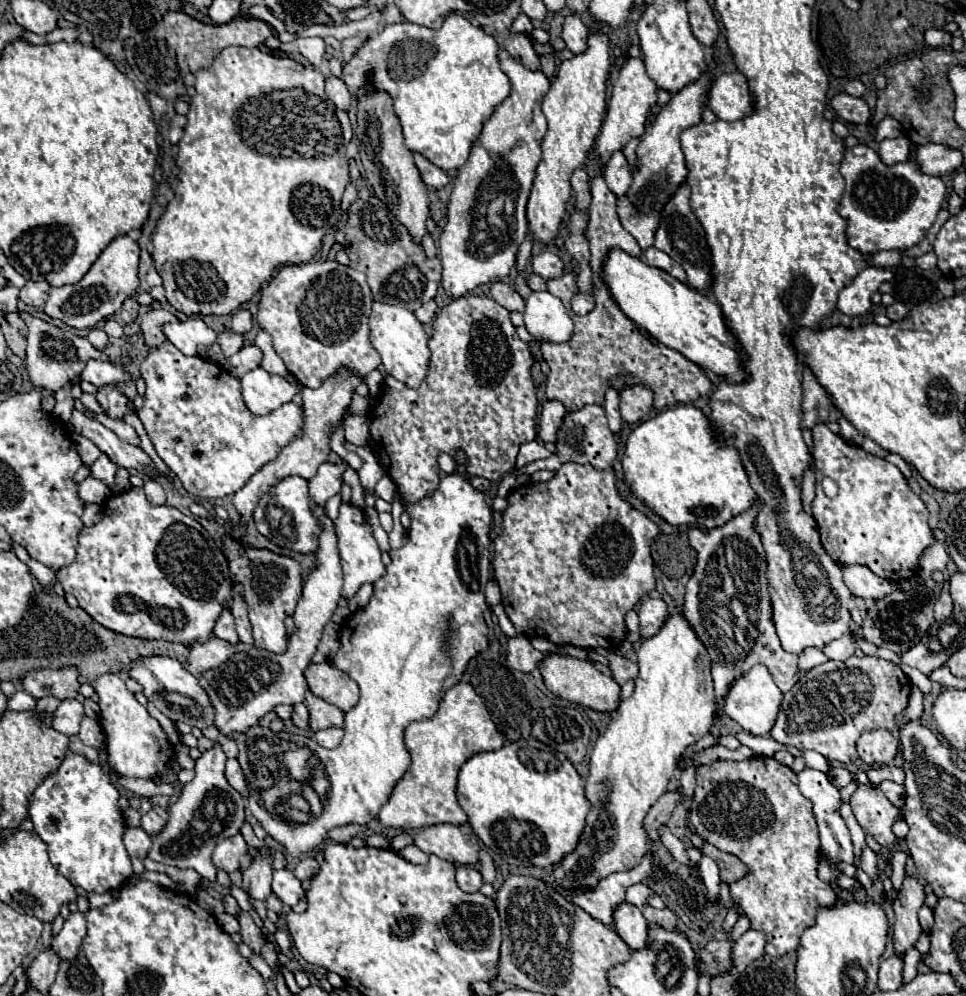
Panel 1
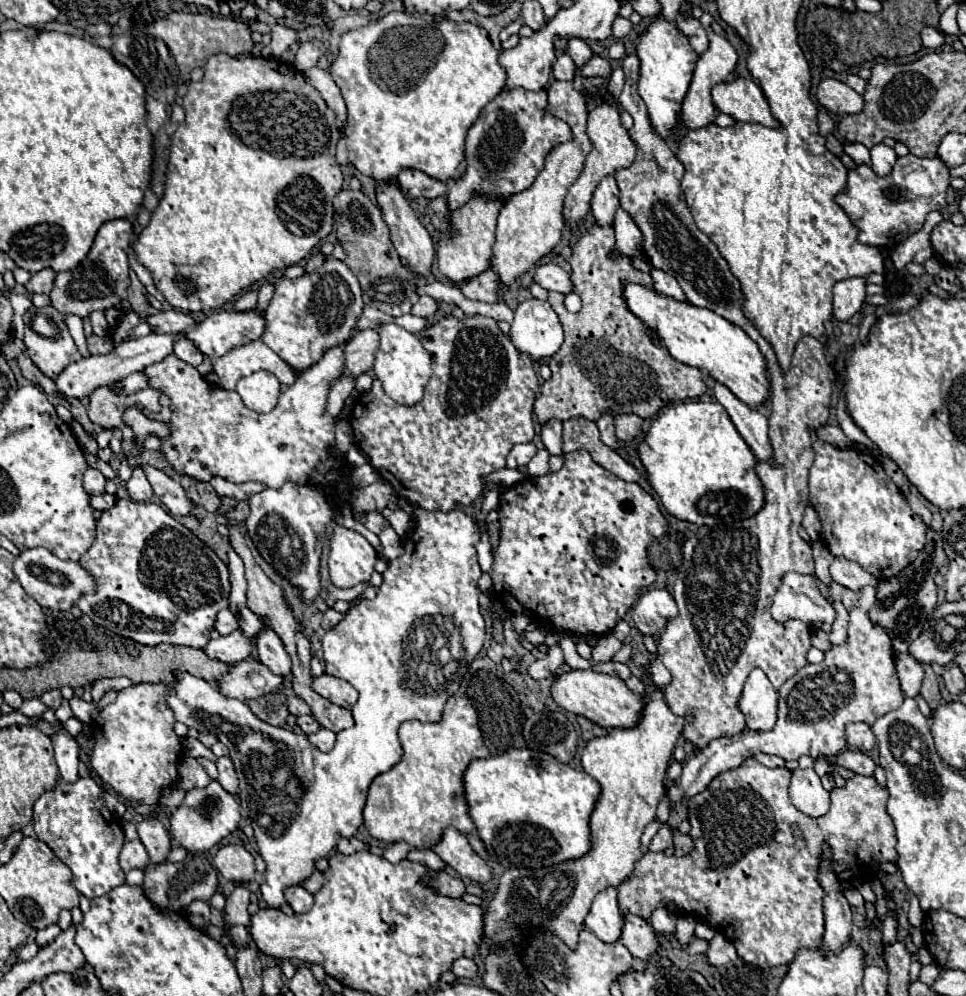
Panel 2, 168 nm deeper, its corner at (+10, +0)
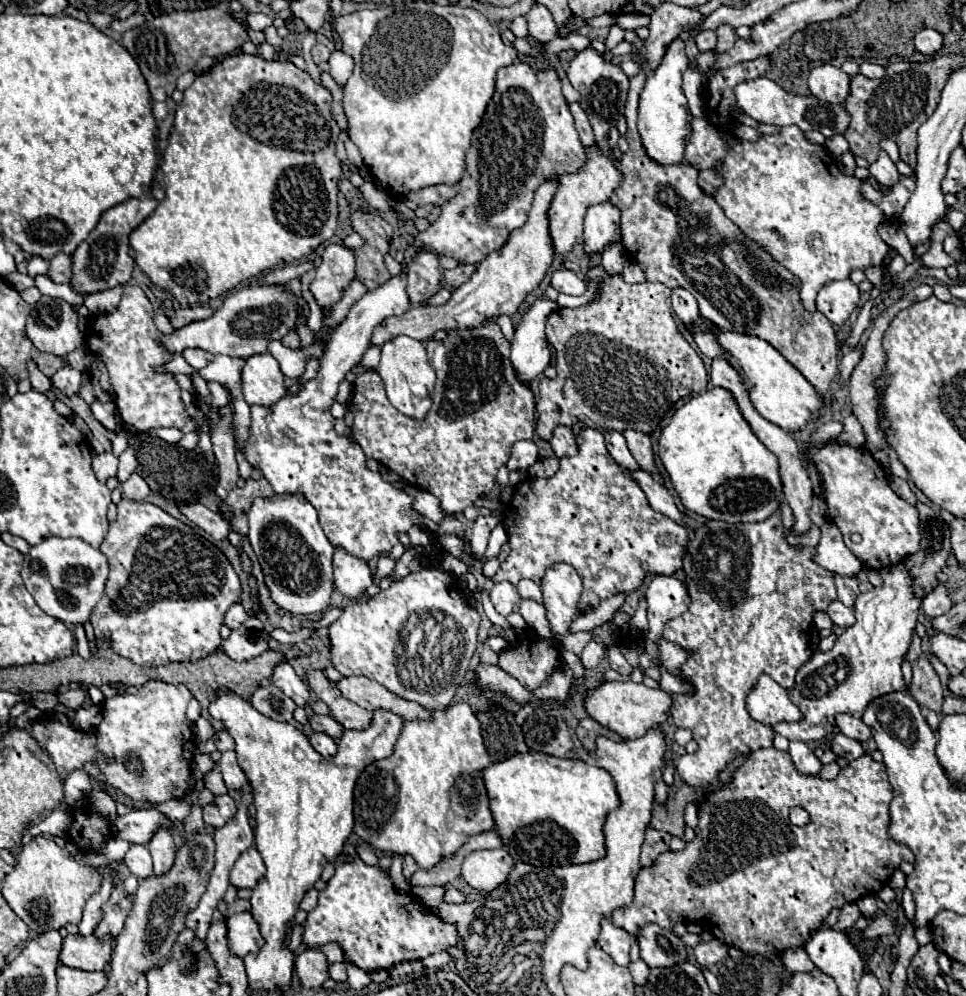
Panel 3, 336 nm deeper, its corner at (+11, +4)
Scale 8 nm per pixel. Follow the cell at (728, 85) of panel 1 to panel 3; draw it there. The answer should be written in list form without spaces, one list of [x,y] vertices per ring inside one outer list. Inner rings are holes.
[[[765,76],[739,84],[735,88],[735,96],[737,96],[737,104],[743,108],[743,112],[761,124],[775,124],[775,126],[795,124],[803,132],[817,130],[825,138],[833,138],[837,134],[845,134],[845,130],[849,128],[849,122],[851,122],[847,110],[841,104],[829,104],[829,102],[823,102],[823,100],[811,96],[811,94],[803,96],[803,94],[789,92]]]

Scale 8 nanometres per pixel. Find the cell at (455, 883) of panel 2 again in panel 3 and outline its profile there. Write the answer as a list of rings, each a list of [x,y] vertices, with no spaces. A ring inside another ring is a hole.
[[[431,886],[431,888],[411,888],[411,894],[427,908],[437,908],[443,902],[443,894],[445,890],[439,886]]]

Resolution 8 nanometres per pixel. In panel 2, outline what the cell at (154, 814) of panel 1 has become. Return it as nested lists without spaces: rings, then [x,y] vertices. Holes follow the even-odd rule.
[[[144,818],[138,824],[138,836],[142,844],[146,846],[146,852],[152,862],[164,862],[166,854],[170,852],[170,842],[168,842],[168,832],[164,824],[158,818]]]

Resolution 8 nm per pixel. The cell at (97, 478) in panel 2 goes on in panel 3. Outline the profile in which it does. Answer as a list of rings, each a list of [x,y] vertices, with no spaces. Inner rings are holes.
[[[101,452],[93,456],[93,470],[95,476],[99,478],[99,482],[107,482],[107,478],[117,476],[117,456],[113,456],[113,452]]]

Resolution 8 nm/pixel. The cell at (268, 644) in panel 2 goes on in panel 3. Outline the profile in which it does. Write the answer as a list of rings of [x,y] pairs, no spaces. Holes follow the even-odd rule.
[[[281,662],[277,664],[275,672],[273,672],[273,684],[285,692],[297,706],[301,708],[307,708],[309,706],[309,700],[311,700],[311,694],[309,694],[309,688],[307,684],[295,674],[293,666],[289,662]]]

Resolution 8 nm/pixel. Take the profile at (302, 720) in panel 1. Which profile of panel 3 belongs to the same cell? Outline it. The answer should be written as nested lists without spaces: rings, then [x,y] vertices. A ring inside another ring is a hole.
[[[315,714],[315,716],[311,716],[309,718],[309,724],[311,724],[311,728],[315,730],[315,732],[325,732],[327,736],[331,736],[331,738],[341,738],[341,734],[343,734],[343,726],[335,720],[335,718],[331,718],[331,716],[319,716],[319,714]]]

